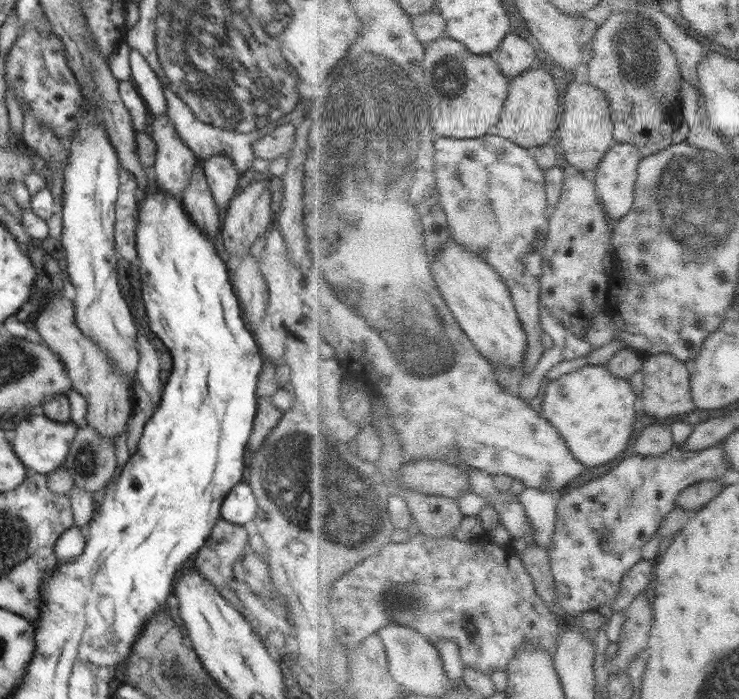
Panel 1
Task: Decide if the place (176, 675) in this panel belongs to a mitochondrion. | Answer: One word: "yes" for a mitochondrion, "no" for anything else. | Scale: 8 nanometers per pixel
yes

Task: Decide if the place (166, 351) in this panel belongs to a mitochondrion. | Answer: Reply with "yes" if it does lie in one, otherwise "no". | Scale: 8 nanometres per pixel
no

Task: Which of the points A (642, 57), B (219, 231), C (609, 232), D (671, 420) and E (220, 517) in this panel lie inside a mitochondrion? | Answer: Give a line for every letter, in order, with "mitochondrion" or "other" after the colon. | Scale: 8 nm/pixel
A: mitochondrion
B: other
C: other
D: other
E: other

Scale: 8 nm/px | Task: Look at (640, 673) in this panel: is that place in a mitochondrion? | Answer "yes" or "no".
no

